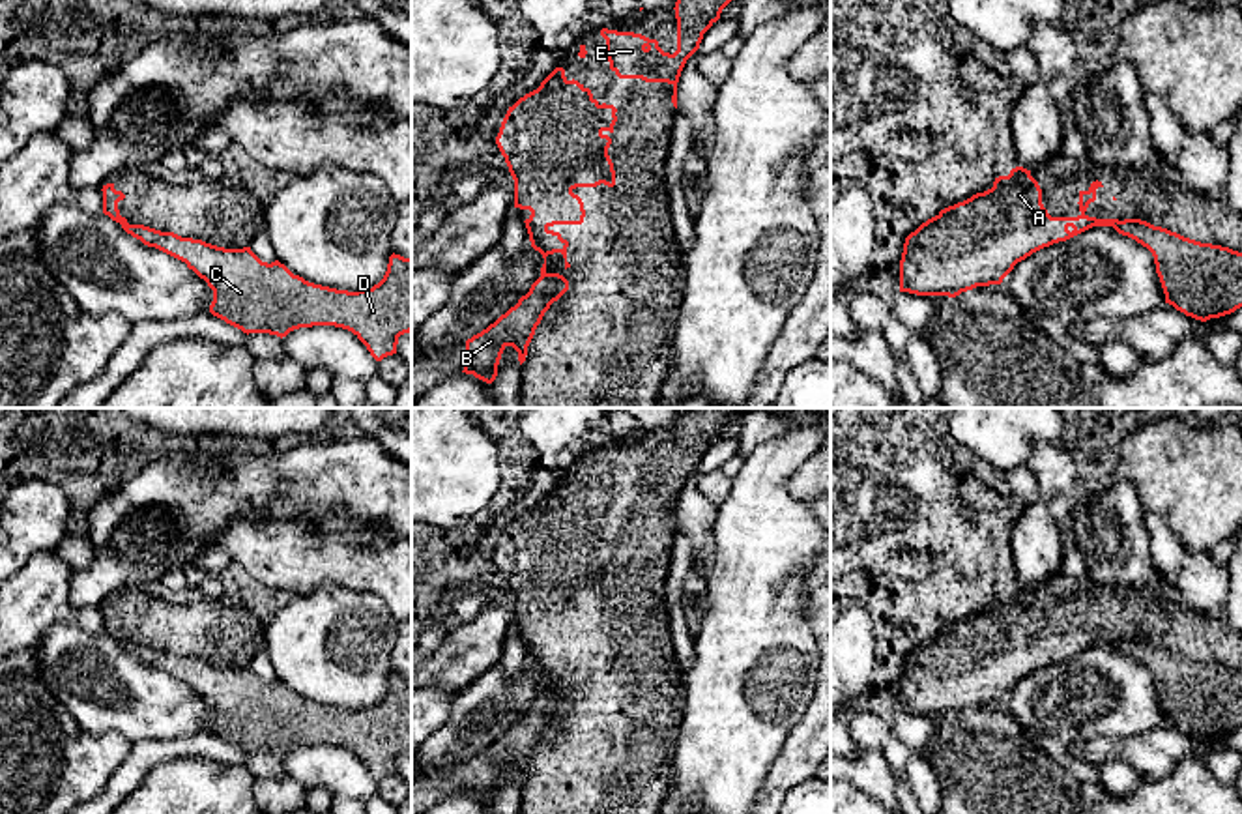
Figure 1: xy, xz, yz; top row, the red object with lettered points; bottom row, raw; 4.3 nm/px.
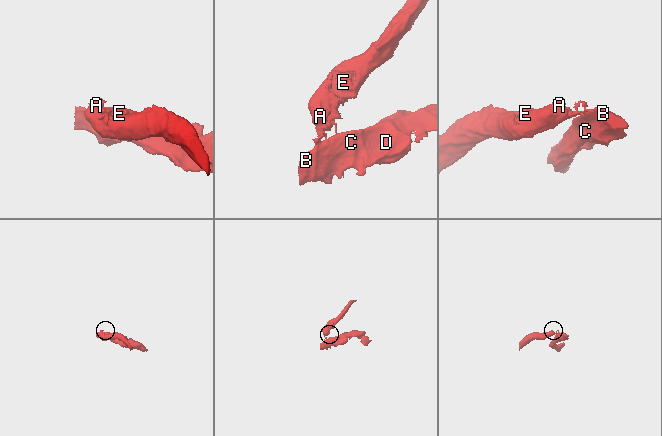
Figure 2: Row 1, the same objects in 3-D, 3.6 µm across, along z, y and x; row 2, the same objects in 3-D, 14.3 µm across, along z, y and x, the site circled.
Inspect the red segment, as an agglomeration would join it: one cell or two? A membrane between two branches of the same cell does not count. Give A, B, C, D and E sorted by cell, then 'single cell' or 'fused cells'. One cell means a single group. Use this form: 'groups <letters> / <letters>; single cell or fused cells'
groups A E / B C D; fused cells

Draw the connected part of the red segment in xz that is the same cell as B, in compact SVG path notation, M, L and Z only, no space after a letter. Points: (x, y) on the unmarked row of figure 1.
M559 692L541 694L526 715L481 752L466 760L464 790L492 803L507 765L518 771L520 784L544 732L569 709L569 700Z

